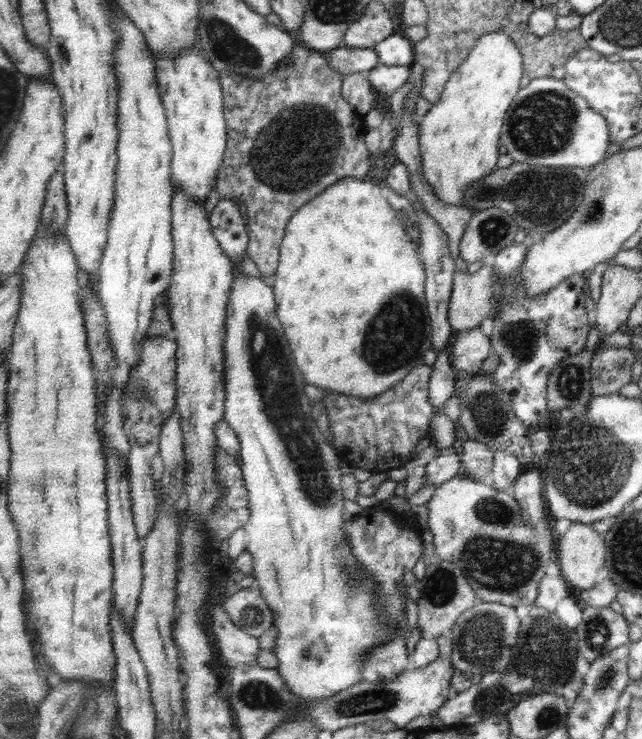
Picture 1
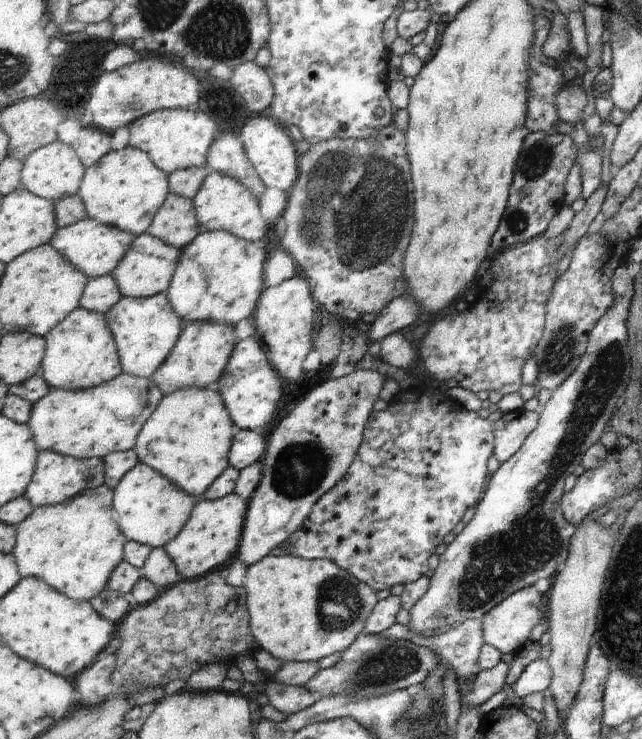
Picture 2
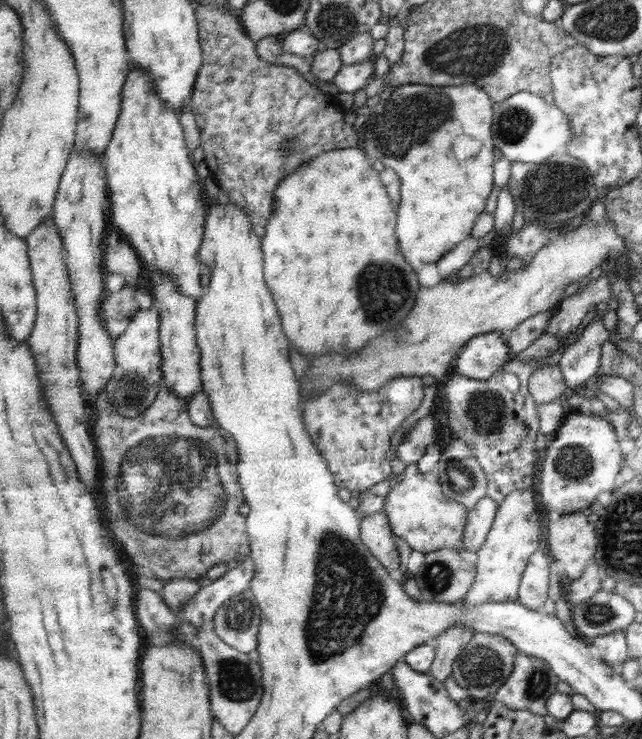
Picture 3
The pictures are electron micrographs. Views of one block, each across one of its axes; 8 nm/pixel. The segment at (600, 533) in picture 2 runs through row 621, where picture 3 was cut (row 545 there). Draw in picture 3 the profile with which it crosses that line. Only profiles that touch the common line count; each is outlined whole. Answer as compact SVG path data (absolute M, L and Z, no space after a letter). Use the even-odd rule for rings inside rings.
M582 512L552 516L547 524L547 549L551 558L561 562L564 574L577 580L586 566L594 562L595 532Z

